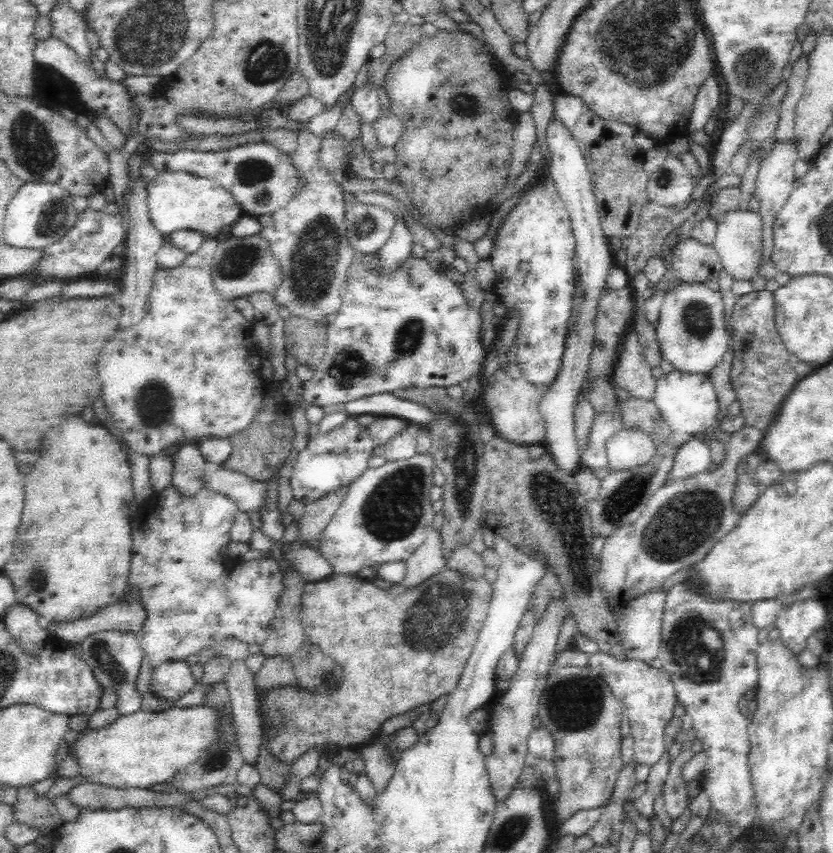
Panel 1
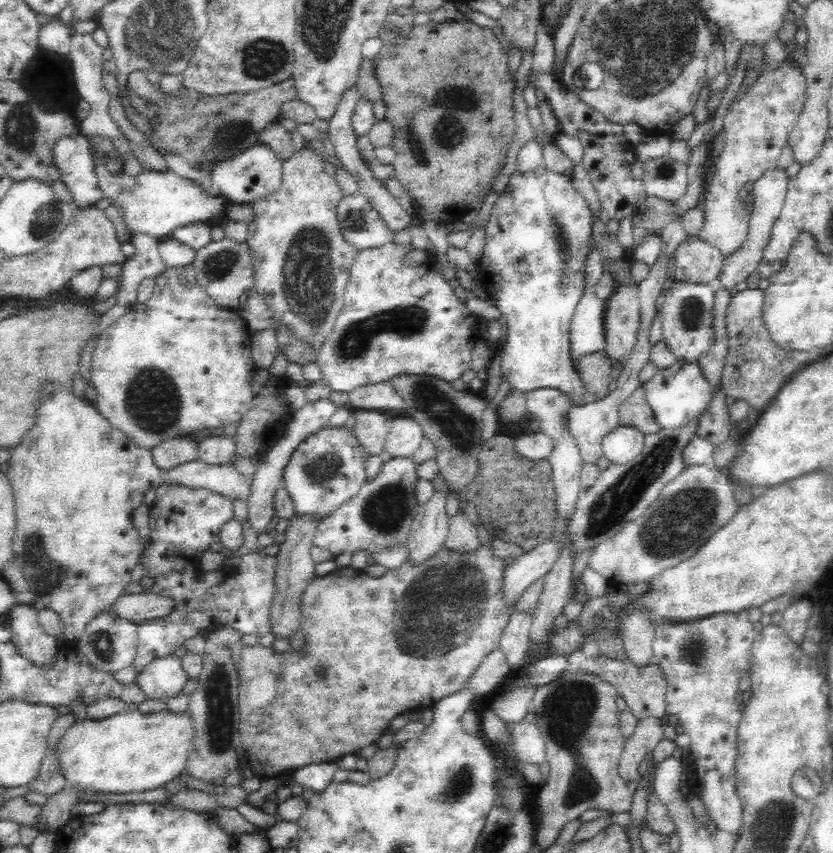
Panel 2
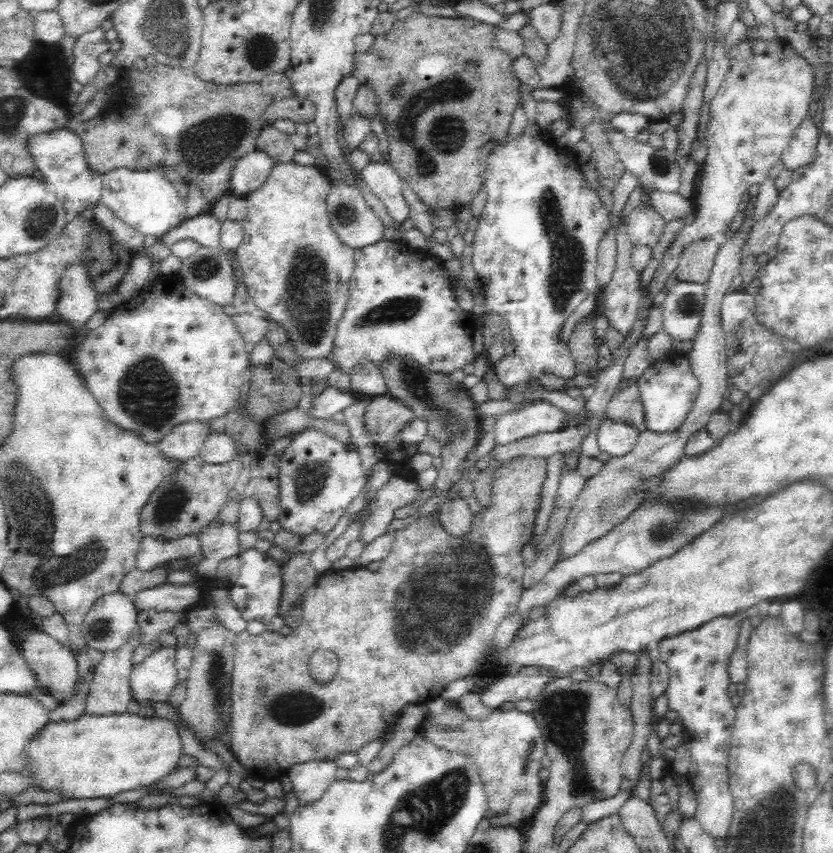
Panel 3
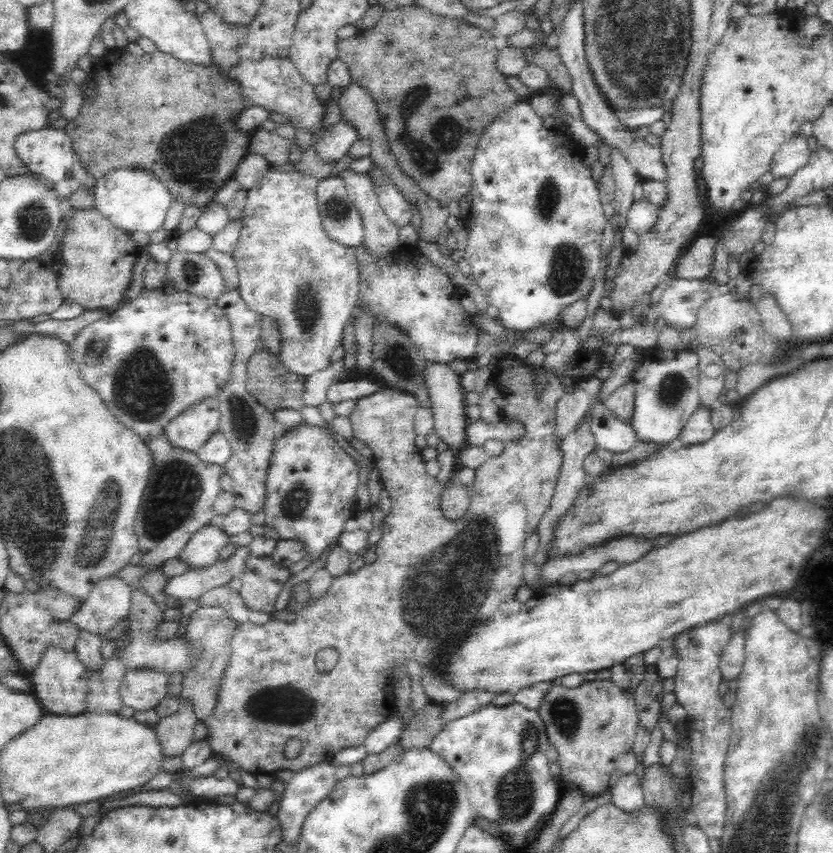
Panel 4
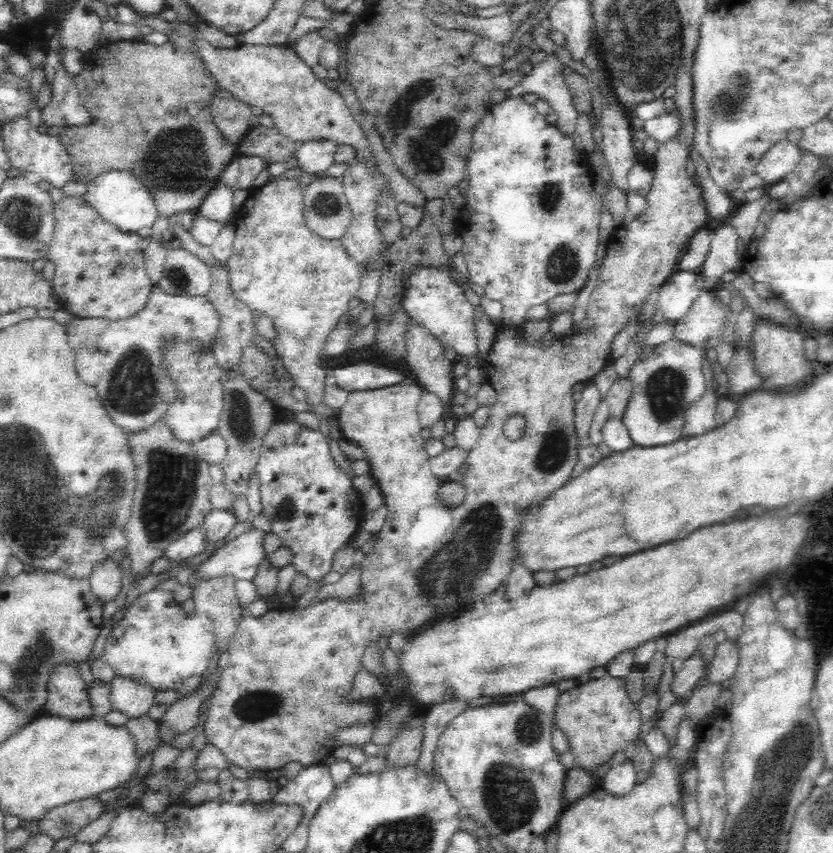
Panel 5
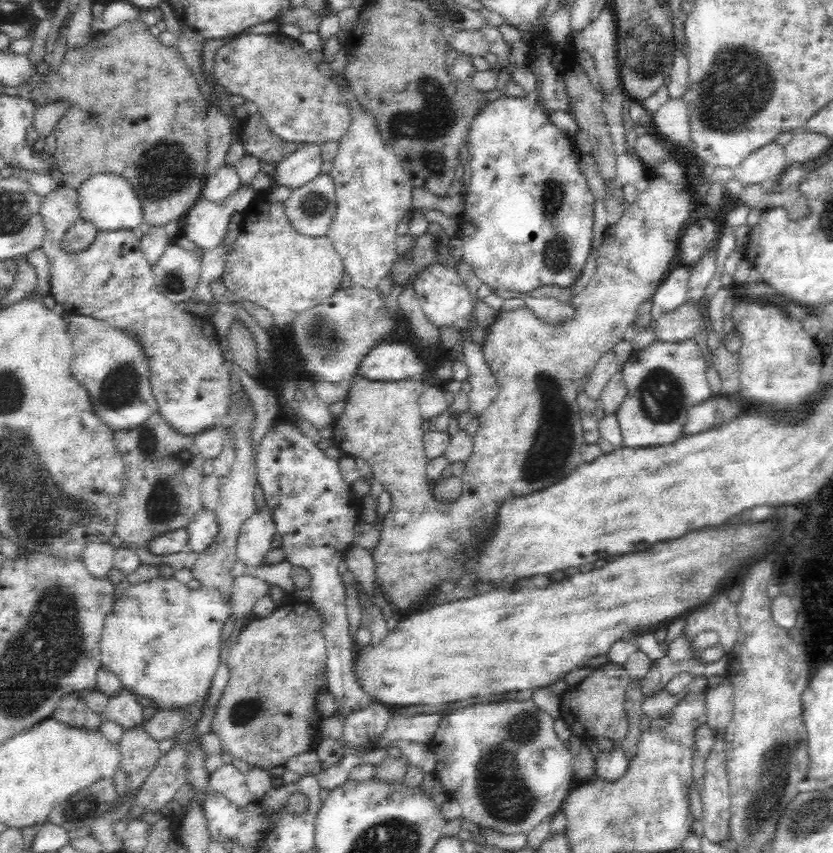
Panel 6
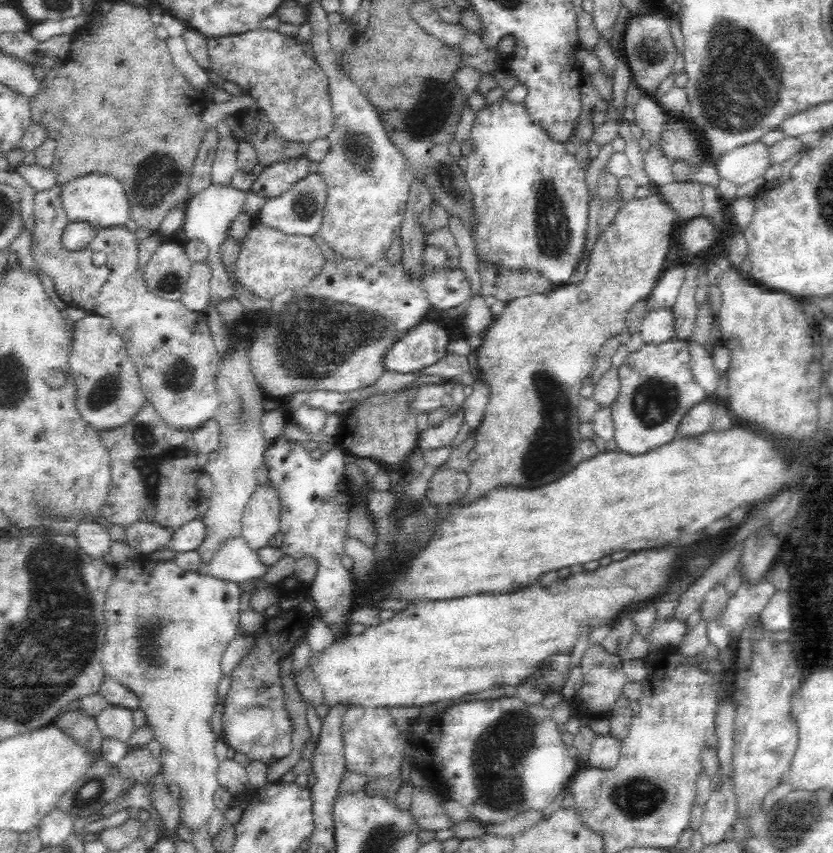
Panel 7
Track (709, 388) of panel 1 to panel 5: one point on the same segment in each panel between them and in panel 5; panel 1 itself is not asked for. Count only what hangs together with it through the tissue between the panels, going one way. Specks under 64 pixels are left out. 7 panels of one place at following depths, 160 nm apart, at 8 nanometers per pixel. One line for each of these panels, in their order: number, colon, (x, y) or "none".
2: (675, 394)
3: (668, 388)
4: (666, 383)
5: (668, 378)

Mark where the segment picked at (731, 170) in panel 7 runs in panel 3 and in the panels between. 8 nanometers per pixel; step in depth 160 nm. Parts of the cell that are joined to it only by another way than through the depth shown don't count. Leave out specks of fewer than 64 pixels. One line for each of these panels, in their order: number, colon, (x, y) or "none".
3: (799, 151)
4: (793, 154)
5: (782, 158)
6: (768, 160)

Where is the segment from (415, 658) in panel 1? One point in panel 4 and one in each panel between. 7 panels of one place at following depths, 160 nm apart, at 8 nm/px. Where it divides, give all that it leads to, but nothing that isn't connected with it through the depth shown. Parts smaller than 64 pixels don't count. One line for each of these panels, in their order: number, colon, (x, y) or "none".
2: (403, 641)
3: (425, 617)
4: (432, 575)

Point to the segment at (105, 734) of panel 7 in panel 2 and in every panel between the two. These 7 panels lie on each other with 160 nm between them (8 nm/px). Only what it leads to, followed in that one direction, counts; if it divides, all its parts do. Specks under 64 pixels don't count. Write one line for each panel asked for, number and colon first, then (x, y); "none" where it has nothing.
2: (162, 678)
3: (152, 680)
4: (140, 690)
5: (133, 701)
6: (123, 710)

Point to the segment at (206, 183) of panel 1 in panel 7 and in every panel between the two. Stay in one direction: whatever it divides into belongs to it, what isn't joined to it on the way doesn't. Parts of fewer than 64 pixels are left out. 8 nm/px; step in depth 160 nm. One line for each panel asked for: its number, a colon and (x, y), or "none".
2: (153, 203)
3: (143, 199)
4: (131, 199)
5: (115, 196)
6: (107, 200)
7: (99, 200)

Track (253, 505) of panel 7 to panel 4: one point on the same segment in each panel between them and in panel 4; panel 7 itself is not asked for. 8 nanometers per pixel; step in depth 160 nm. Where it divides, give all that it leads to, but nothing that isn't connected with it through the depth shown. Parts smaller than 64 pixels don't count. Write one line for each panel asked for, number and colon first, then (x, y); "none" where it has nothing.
4: (193, 583)
5: (242, 556)
6: (258, 530)

